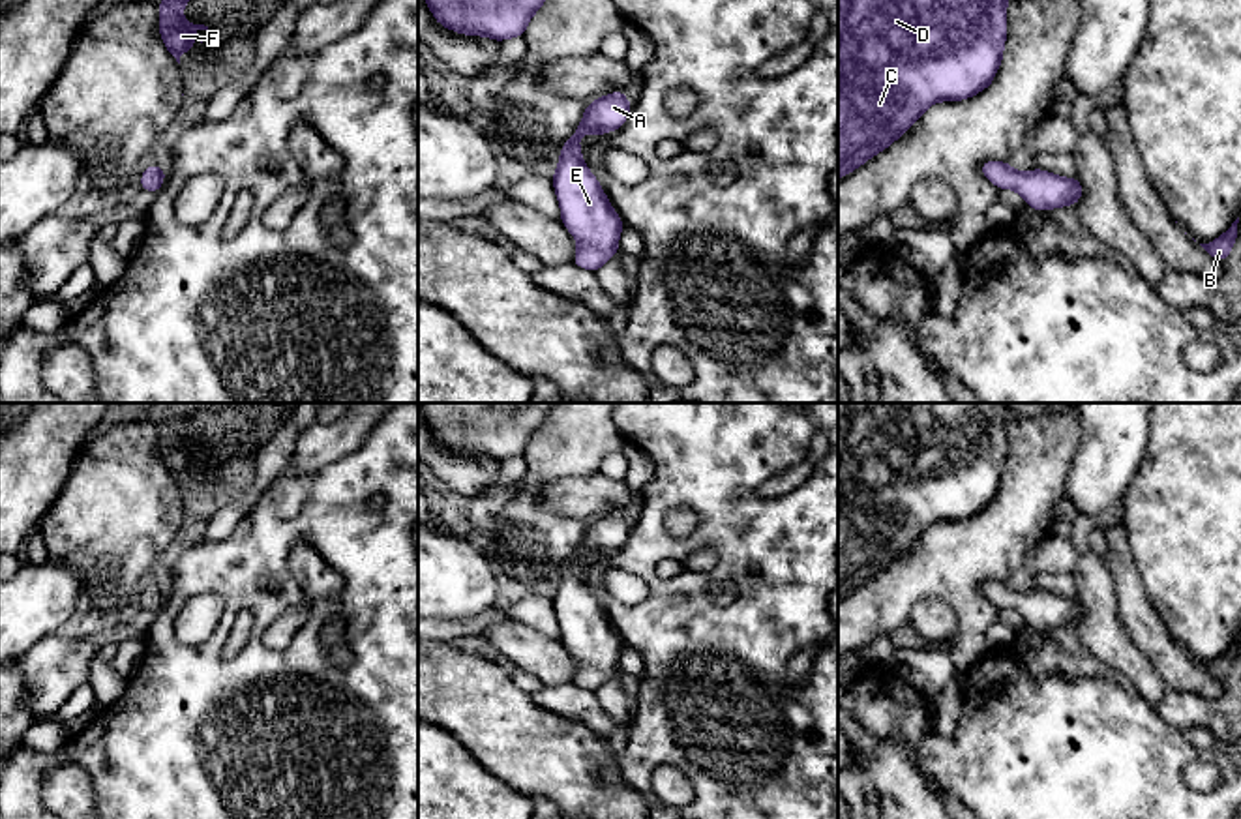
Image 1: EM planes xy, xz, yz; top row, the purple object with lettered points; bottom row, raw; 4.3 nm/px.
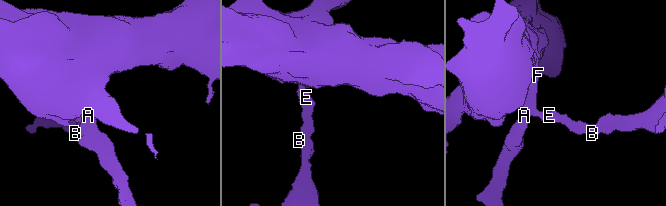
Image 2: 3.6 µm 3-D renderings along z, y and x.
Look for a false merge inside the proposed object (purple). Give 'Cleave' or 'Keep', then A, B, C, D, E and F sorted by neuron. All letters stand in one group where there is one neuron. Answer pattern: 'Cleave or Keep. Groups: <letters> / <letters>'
Keep. Groups: A B C D E F

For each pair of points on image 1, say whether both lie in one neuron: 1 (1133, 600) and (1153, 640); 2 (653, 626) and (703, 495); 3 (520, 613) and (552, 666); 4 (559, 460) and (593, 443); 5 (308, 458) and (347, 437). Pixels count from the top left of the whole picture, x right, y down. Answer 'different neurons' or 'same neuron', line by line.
1: same neuron
2: same neuron
3: different neurons
4: same neuron
5: same neuron

